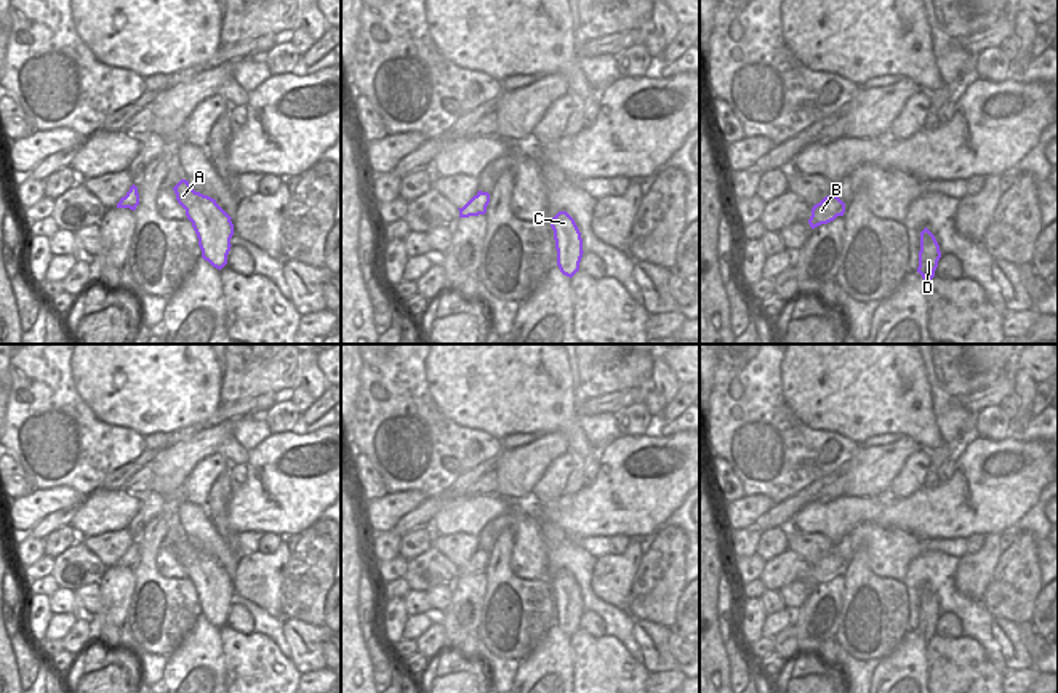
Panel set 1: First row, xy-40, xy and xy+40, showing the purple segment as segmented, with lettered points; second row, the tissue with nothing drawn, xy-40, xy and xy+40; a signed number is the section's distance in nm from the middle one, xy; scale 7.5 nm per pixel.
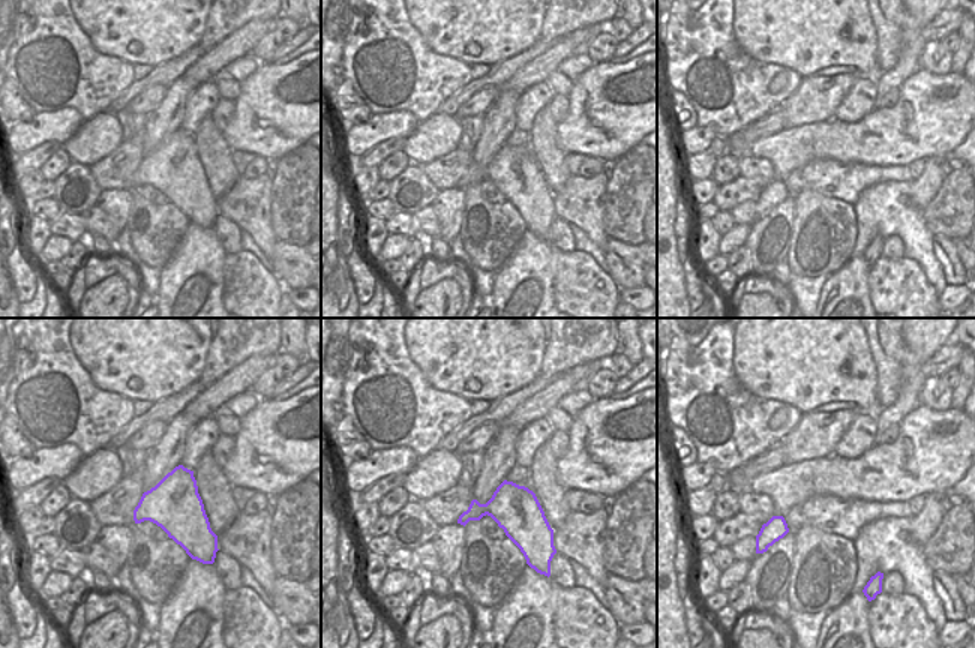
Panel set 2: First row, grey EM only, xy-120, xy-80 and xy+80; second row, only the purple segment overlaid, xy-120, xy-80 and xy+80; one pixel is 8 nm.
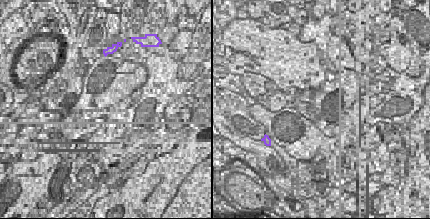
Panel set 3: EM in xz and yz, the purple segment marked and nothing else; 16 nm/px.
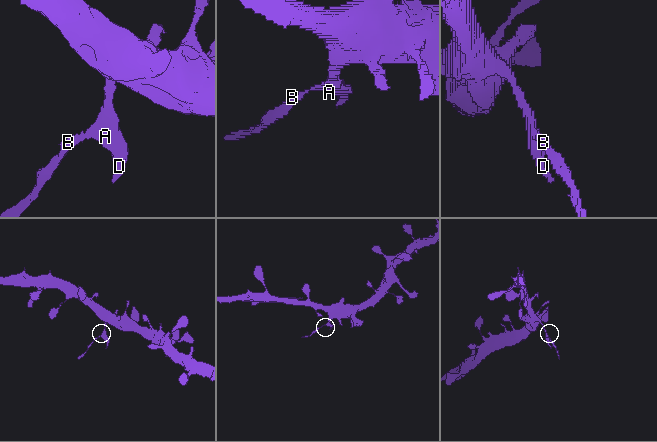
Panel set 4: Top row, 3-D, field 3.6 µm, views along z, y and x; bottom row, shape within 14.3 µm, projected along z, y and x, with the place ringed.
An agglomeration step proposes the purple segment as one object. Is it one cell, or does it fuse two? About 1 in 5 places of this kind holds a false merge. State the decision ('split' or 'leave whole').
split

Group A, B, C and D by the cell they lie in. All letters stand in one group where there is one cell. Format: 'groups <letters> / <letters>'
groups A C D / B

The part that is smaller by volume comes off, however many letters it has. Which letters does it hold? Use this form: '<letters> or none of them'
B

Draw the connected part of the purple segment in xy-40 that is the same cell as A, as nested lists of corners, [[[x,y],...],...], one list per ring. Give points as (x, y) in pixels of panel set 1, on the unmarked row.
[[[181,538],[173,549],[178,562],[186,568],[186,575],[192,581],[202,616],[221,629],[227,623],[227,613],[232,605],[232,576],[214,557],[195,551],[186,538]]]

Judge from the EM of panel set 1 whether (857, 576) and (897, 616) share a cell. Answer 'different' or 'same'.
same

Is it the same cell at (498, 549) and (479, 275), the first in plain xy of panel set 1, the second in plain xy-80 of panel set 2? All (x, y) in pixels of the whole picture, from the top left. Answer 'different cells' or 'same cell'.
different cells

